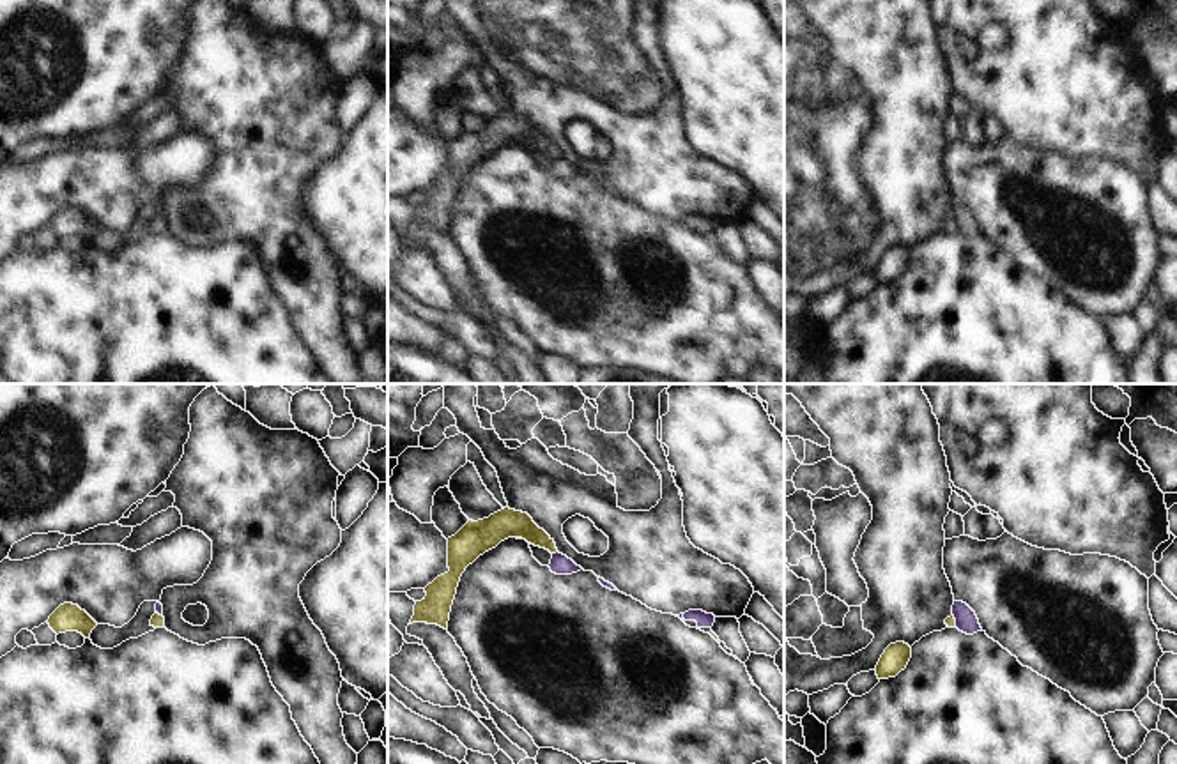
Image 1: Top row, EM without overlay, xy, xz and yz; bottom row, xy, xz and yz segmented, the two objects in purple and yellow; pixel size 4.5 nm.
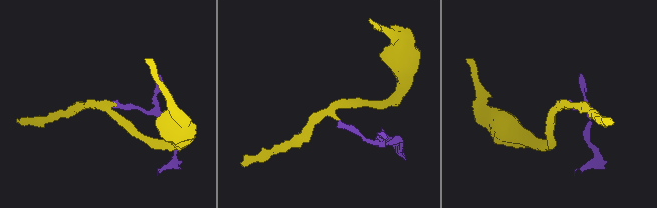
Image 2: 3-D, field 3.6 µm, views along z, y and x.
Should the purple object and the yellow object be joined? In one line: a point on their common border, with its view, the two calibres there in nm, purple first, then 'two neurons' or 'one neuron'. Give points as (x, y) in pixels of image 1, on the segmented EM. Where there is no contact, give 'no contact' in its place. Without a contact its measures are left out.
xz (556, 552) | 90/130 nm | two neurons

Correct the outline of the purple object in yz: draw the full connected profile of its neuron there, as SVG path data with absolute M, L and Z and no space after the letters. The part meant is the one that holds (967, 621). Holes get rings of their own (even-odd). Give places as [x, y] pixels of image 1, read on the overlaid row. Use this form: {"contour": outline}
{"contour": "M954 601L952 615L956 619L956 628L966 635L982 631L975 612L963 601Z"}

